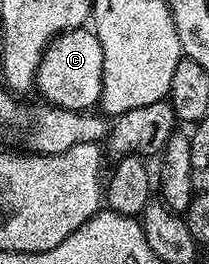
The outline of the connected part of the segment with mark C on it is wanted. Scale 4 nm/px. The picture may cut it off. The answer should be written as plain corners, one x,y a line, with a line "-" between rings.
85,26
62,32
49,41
40,62
37,63
35,77
36,91
41,91
44,103
55,108
66,108
69,112
92,109
101,99
102,54
103,48
99,46
99,38

